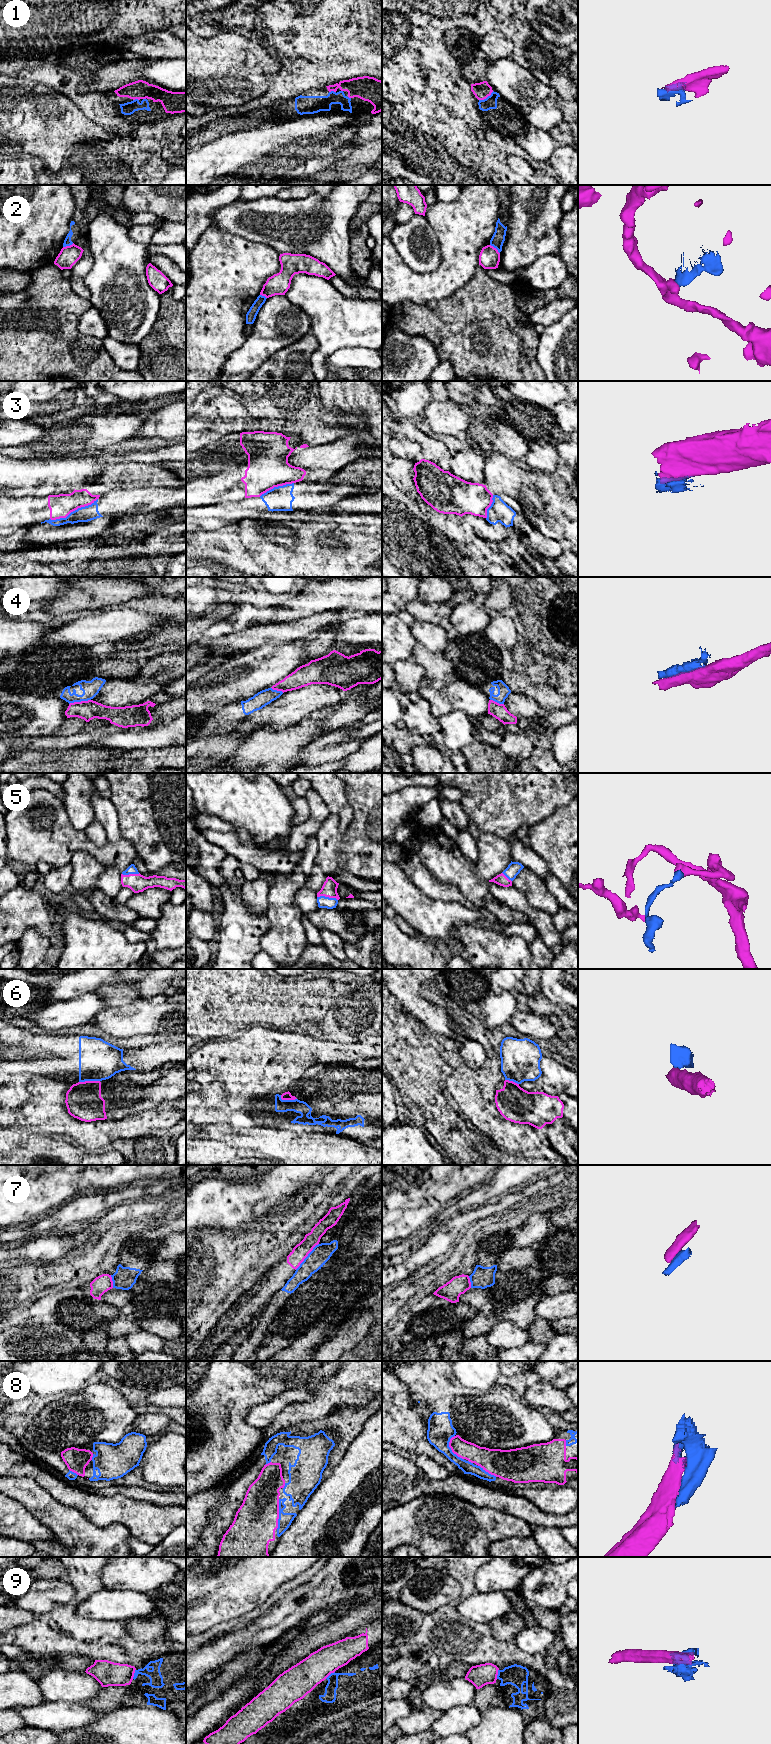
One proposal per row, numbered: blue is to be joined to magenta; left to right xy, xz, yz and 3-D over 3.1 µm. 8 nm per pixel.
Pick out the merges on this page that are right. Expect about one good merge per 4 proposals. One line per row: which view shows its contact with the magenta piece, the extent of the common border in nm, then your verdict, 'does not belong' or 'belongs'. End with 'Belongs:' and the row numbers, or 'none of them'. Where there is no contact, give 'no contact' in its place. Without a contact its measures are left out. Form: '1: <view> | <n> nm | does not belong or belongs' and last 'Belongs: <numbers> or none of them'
1: yz | 140 nm | belongs
2: yz | 110 nm | does not belong
3: xy | 420 nm | does not belong
4: xy | 180 nm | does not belong
5: xz | 170 nm | belongs
6: xy | 170 nm | does not belong
7: xz | 280 nm | does not belong
8: xz | 240 nm | belongs
9: xy | 80 nm | does not belong
Belongs: 1, 5, 8

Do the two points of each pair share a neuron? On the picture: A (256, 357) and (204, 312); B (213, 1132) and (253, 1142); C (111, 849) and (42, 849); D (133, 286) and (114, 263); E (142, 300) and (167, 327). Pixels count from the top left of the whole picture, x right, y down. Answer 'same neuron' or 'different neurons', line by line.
A: different neurons
B: same neuron
C: same neuron
D: same neuron
E: different neurons

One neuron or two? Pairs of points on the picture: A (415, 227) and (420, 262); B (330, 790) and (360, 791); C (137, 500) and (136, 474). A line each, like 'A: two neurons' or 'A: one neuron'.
A: one neuron
B: two neurons
C: two neurons

